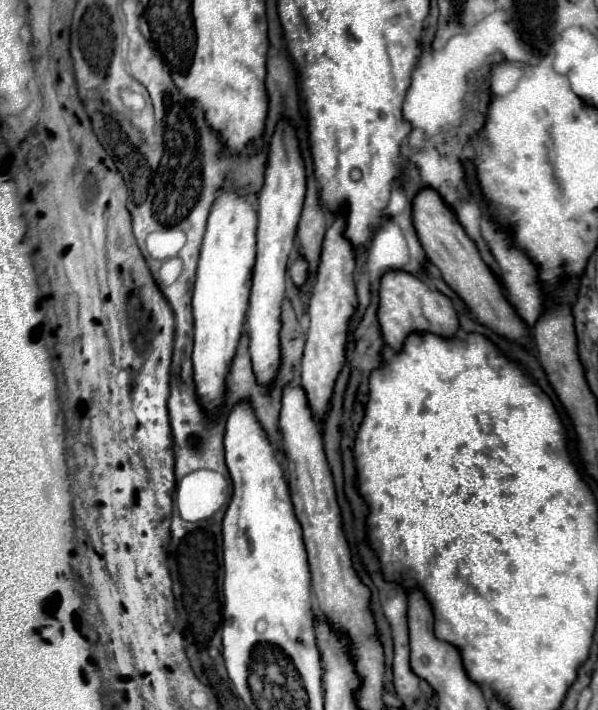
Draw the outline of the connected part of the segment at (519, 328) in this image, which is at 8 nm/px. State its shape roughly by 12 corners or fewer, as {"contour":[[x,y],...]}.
{"contour":[[432,188],[412,200],[428,260],[472,314],[506,338],[524,322],[454,210]]}

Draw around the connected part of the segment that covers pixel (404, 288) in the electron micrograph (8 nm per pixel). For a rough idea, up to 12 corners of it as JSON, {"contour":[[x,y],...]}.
{"contour":[[418,276],[380,280],[378,322],[398,350],[410,332],[454,336],[452,300]]}

